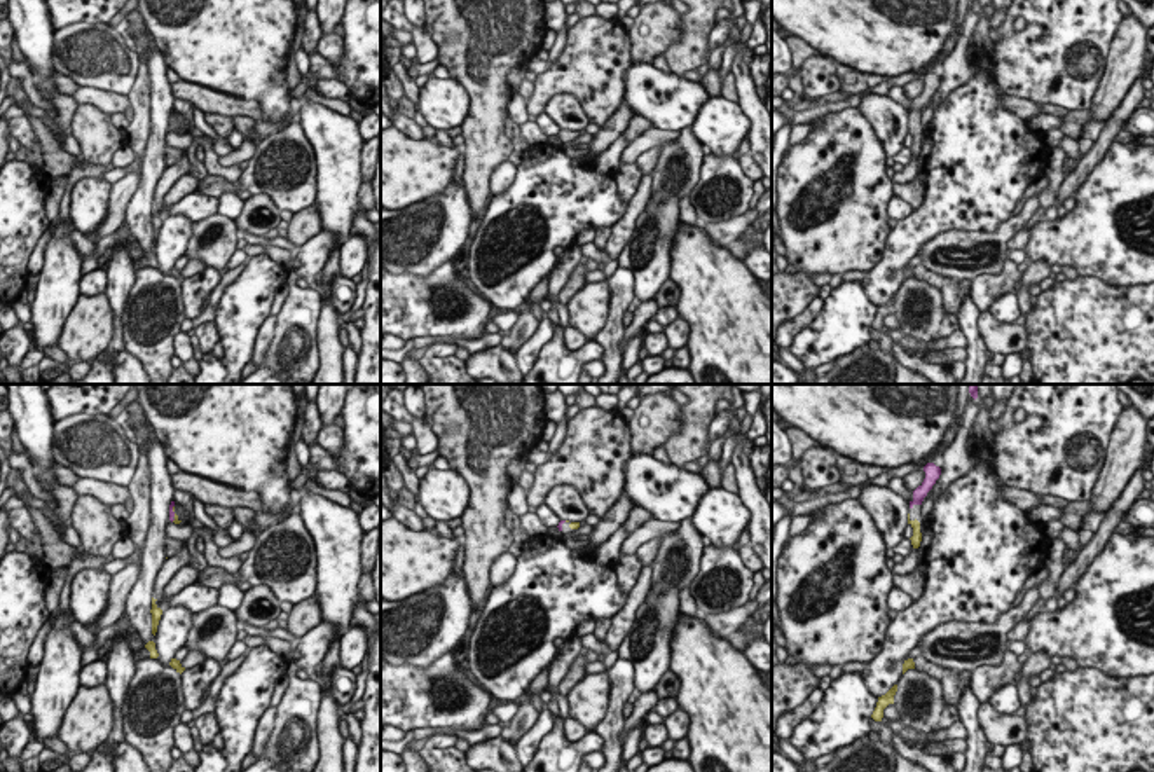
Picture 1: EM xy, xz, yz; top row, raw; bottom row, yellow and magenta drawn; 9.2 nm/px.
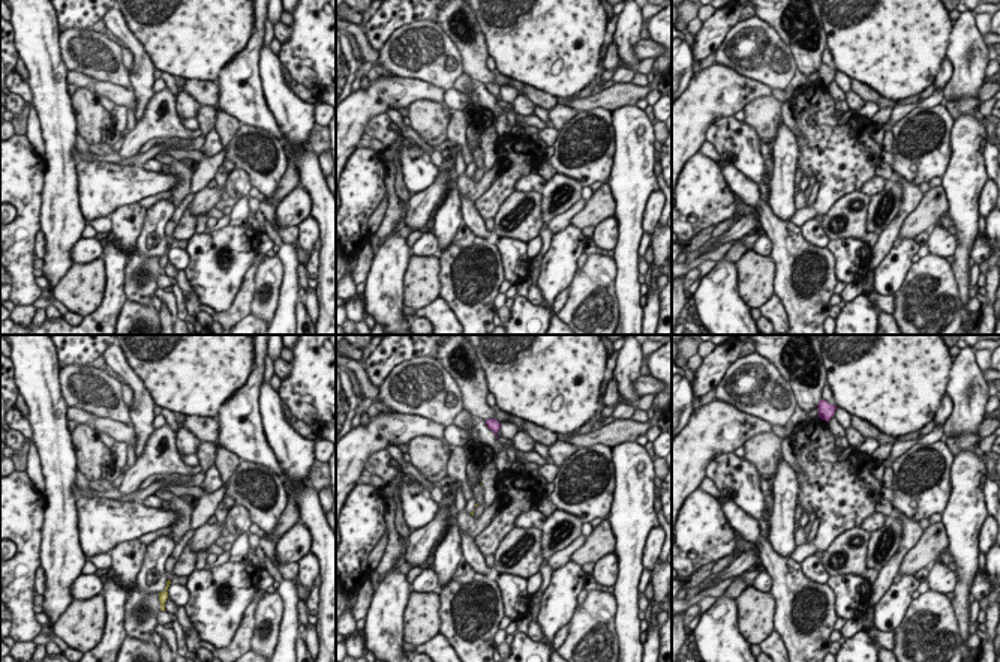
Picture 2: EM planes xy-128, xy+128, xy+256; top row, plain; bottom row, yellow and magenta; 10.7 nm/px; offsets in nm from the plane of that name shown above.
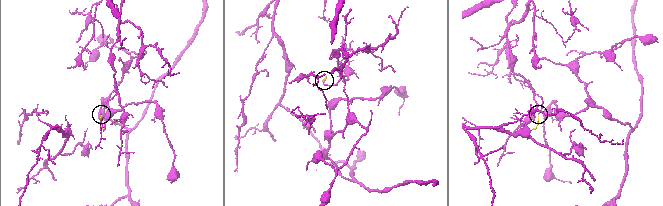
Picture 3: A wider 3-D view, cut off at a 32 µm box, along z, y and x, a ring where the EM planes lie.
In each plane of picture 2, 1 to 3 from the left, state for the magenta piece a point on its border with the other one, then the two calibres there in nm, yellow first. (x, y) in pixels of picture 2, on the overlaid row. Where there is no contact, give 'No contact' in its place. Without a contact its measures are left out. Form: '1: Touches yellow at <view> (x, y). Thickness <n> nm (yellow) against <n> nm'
1: No contact
2: No contact
3: No contact

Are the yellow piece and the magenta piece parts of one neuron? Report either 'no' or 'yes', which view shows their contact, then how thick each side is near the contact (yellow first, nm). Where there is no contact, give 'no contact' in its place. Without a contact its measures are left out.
yes | xy | 30/60 nm

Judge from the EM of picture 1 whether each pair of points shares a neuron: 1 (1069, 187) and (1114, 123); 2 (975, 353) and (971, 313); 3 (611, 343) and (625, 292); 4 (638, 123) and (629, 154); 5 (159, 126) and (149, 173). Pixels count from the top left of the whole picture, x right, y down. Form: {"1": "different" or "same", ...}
{"1": "same", "2": "same", "3": "same", "4": "different", "5": "same"}

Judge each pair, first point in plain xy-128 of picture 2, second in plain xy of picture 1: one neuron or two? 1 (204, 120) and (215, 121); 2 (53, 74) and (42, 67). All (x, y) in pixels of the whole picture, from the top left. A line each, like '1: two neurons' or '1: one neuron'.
1: one neuron
2: one neuron

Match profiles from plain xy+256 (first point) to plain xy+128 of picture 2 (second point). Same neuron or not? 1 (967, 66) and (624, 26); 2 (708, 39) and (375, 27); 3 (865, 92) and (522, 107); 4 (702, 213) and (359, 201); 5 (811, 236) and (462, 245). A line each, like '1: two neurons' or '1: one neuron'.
1: one neuron
2: one neuron
3: two neurons
4: one neuron
5: two neurons

